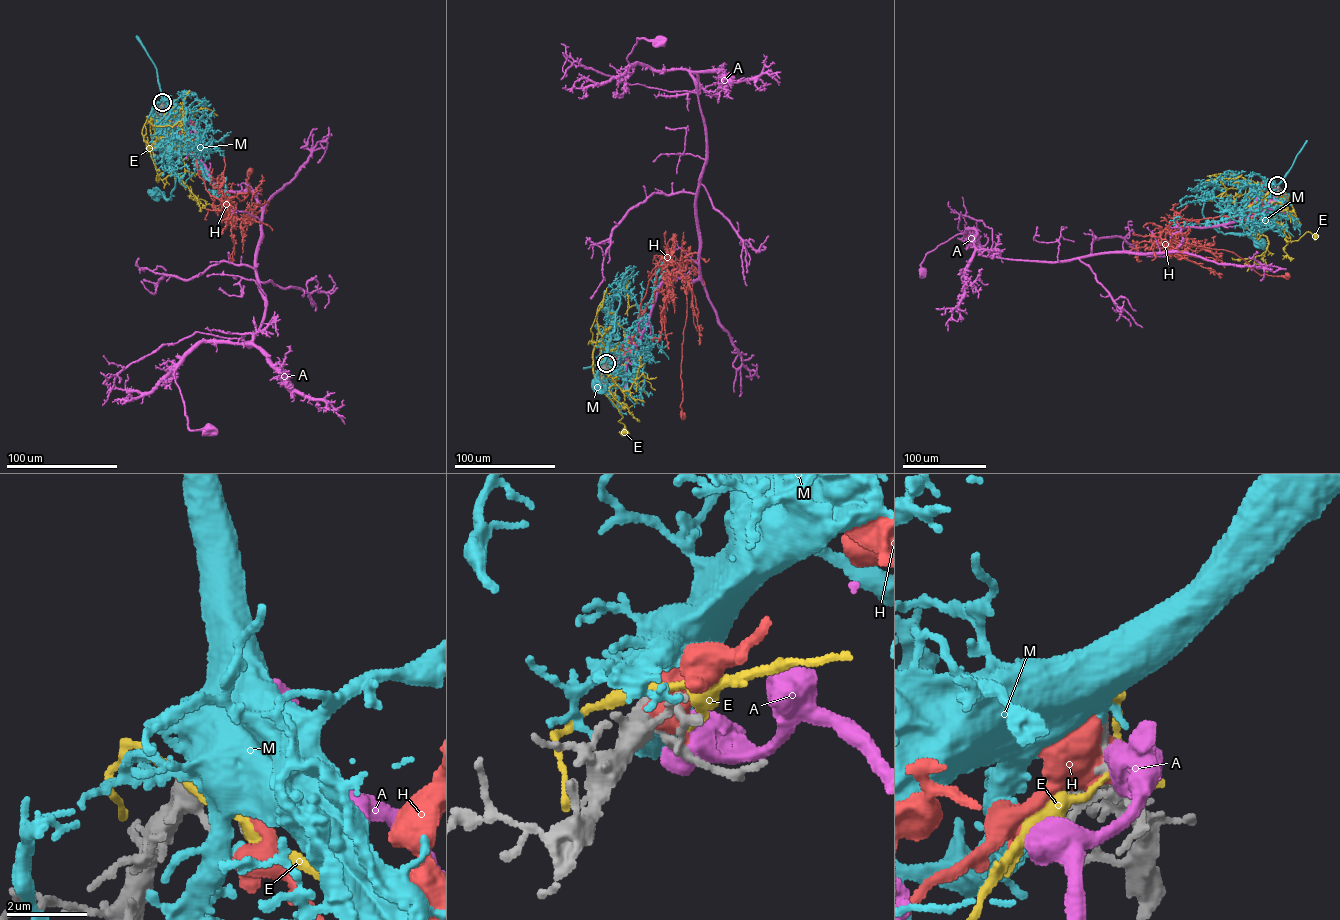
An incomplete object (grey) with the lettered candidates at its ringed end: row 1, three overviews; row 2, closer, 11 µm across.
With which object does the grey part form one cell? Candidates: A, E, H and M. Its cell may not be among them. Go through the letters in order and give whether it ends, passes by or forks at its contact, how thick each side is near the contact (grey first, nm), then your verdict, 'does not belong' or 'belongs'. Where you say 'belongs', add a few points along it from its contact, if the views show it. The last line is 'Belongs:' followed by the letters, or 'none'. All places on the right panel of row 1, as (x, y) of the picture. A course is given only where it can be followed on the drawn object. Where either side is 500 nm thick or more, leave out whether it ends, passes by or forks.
A: it passes by; 160 nm thick on the grey side, 400 nm on the other; does not belong
E: it ends there; 160 nm thick on the grey side, 130 nm on the other; does not belong
H: 360 nm thick on the grey side, 900 nm on the other; does not belong
M: 260 nm thick on the grey side, 600 nm on the other; belongs; it runs (1277, 185), (1267, 189), (1227, 180), (1209, 194), (1202, 210), (1204, 218), (1217, 231), (1248, 235), (1264, 249)
Belongs: M

